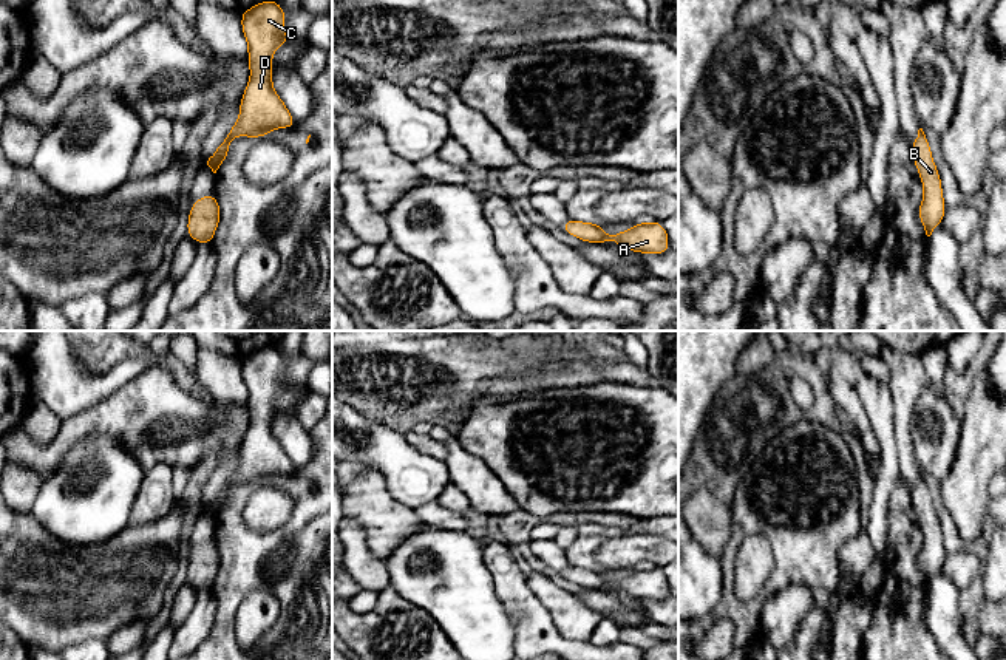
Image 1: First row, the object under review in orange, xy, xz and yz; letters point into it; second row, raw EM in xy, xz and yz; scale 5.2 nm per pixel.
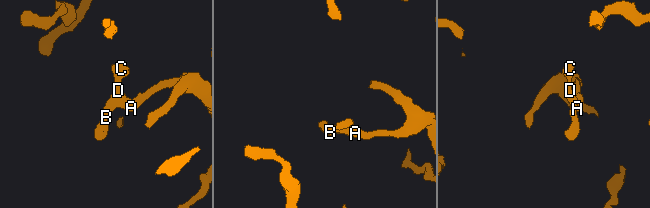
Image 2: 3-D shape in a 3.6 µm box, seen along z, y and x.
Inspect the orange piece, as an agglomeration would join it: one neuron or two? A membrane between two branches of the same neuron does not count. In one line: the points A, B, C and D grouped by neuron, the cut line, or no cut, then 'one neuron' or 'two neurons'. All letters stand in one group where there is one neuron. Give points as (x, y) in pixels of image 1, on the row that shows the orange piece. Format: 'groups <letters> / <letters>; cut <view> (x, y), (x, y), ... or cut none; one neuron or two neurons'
groups A B C D; cut none; one neuron

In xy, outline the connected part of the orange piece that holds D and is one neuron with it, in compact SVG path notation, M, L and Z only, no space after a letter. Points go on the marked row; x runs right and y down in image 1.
M277 0L261 2L241 12L241 28L249 46L250 79L243 93L235 125L207 161L213 173L227 159L230 142L236 136L255 139L269 136L270 130L295 127L295 119L272 83L274 51L292 40L284 32L284 22L284 9Z

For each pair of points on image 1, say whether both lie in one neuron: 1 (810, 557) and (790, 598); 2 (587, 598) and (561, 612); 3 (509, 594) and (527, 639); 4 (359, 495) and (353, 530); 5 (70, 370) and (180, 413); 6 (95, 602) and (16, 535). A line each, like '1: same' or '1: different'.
1: different
2: different
3: same
4: different
5: different
6: same

